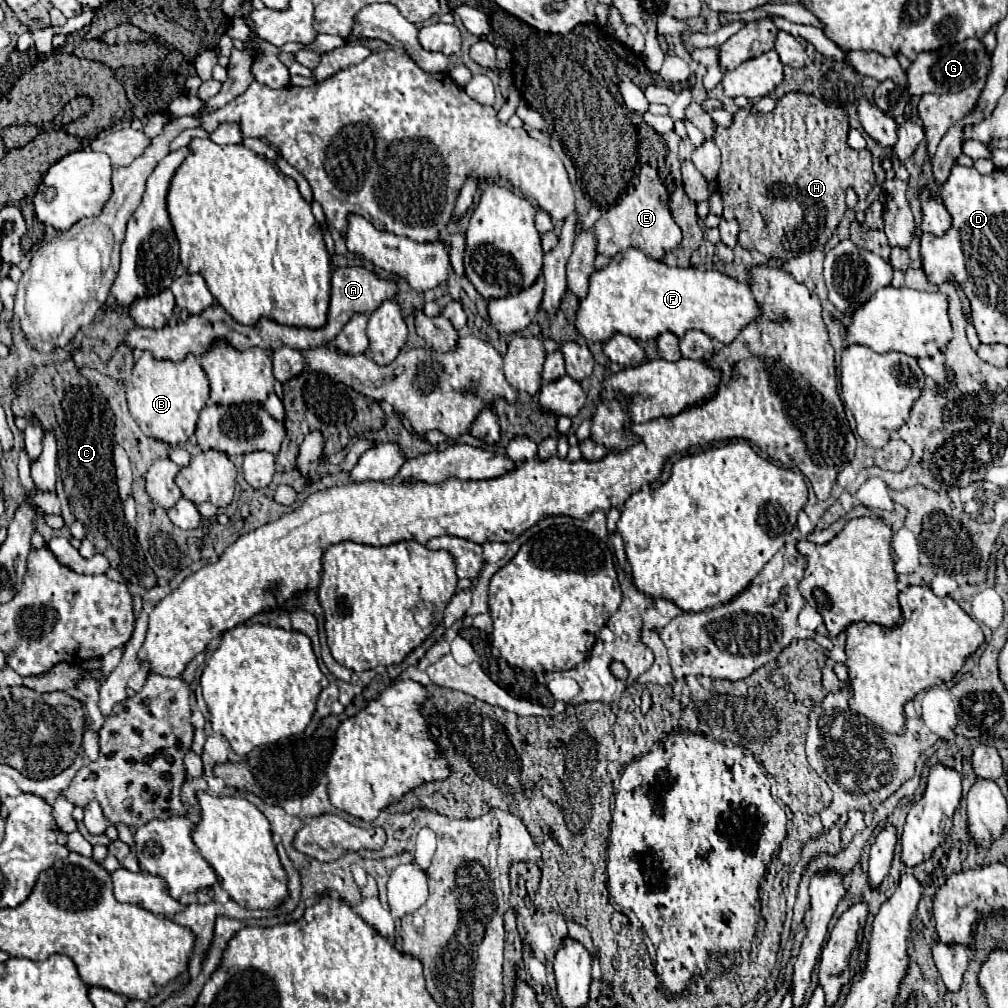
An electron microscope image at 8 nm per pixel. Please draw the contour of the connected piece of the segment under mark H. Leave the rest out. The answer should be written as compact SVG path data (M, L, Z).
M786 93L772 113L754 115L750 109L734 113L732 127L716 129L716 145L722 151L718 189L724 199L724 219L738 221L738 245L760 251L770 259L792 259L814 247L822 247L838 227L846 211L846 189L854 189L858 199L866 199L876 175L868 149L856 151L848 145L848 115L842 107L830 107L808 93Z

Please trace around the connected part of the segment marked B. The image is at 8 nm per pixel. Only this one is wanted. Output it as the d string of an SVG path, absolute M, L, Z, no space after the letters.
M144 351L134 365L130 379L126 381L128 409L138 427L150 439L162 441L172 447L186 443L194 435L198 413L208 403L208 395L208 377L194 355L188 355L184 361L174 363L158 361L148 351Z

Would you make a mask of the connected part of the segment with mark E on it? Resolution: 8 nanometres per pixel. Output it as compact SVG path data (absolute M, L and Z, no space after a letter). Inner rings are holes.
M649 163L641 165L634 191L620 197L618 203L612 205L606 211L606 215L602 215L594 223L594 237L596 237L596 251L608 259L612 259L616 253L630 249L630 247L642 249L652 259L662 259L666 251L672 251L680 245L682 233L670 215L669 193L654 166ZM660 187L662 187L662 191L660 191Z

